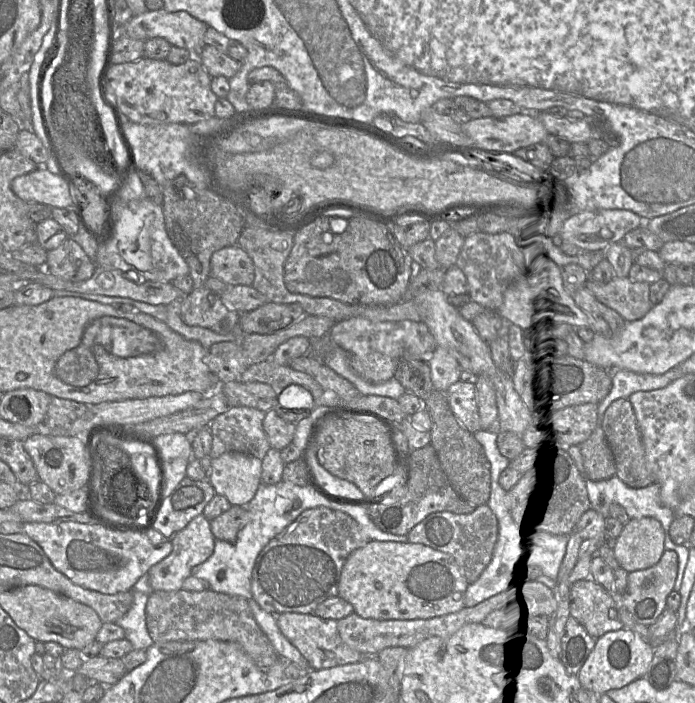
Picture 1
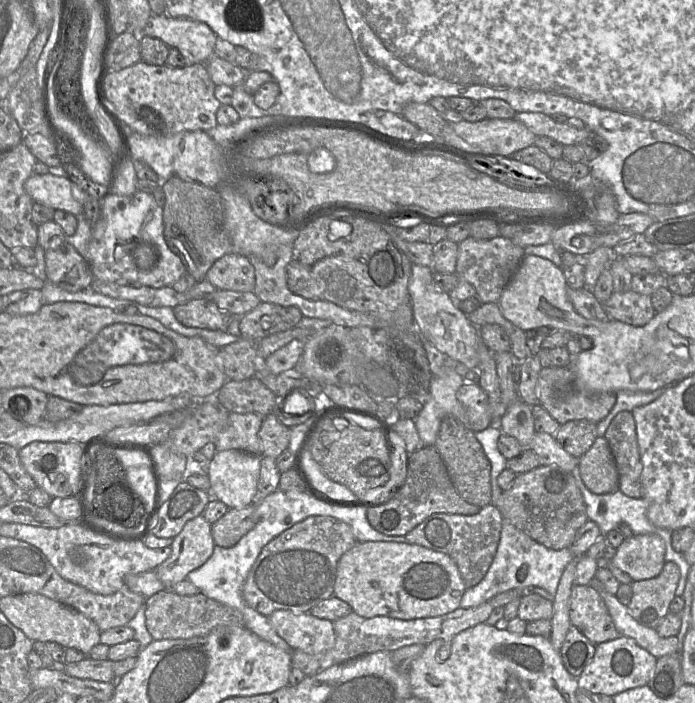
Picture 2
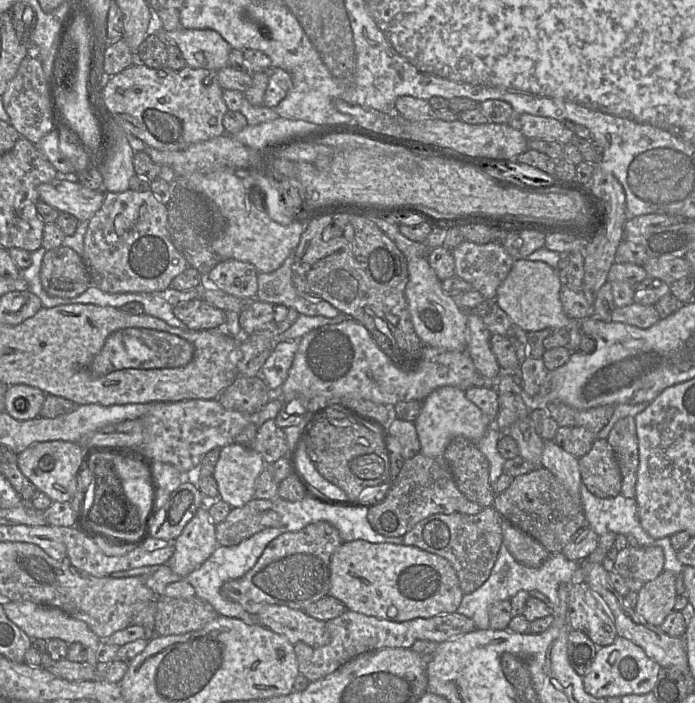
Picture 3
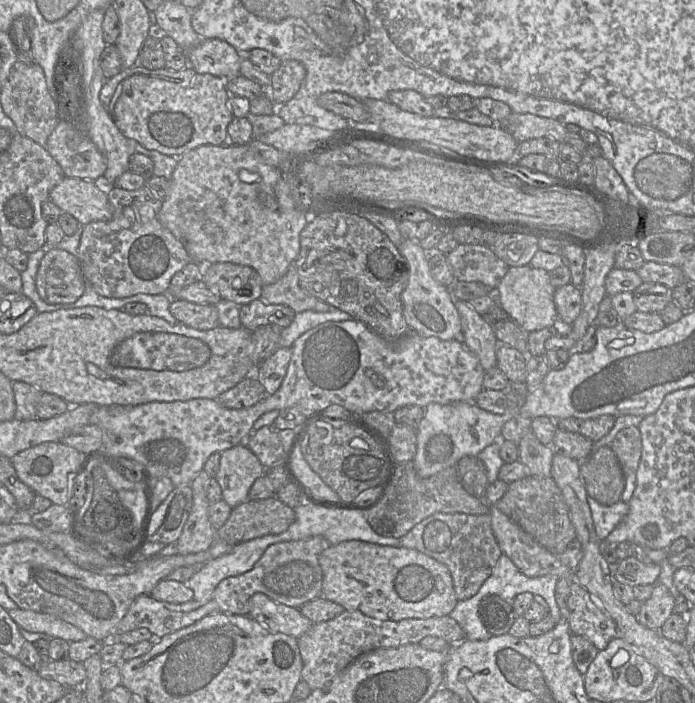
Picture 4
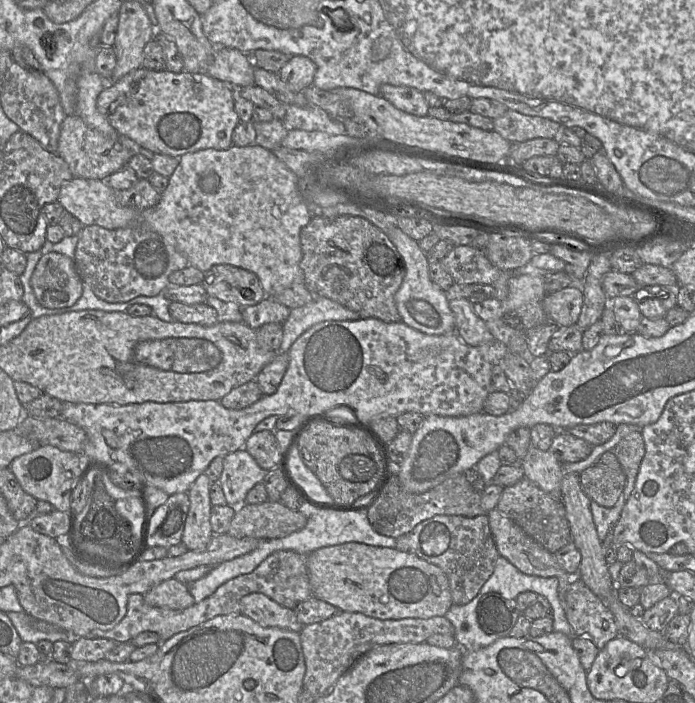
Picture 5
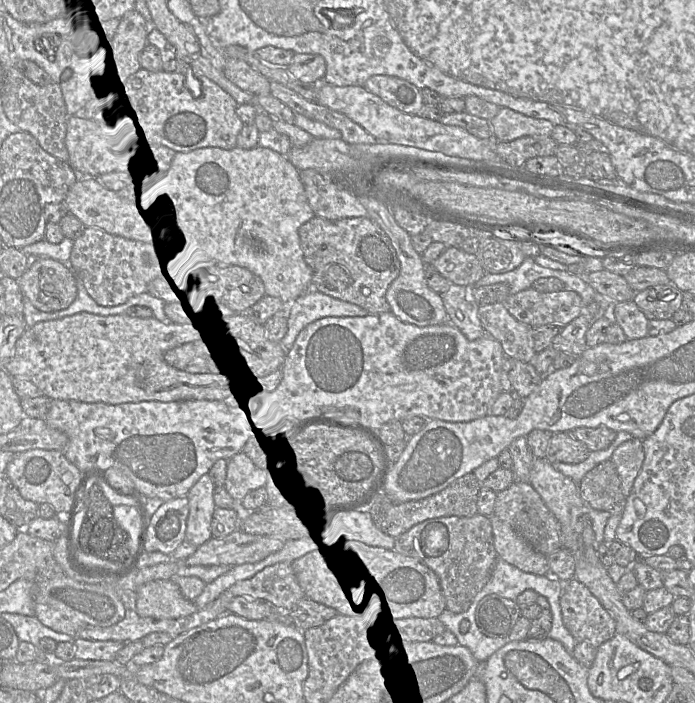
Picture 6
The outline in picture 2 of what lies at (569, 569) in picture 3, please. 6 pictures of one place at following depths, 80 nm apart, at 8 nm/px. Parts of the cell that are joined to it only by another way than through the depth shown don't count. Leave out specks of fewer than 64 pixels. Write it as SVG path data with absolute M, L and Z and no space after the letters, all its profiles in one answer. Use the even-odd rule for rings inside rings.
M503 518L501 538L496 555L485 577L477 585L465 590L460 608L477 607L500 593L513 589L527 589L528 587L539 587L555 596L563 571L574 557L569 548L561 550L547 548ZM523 565L527 566L527 575L523 580L518 580L517 571Z

